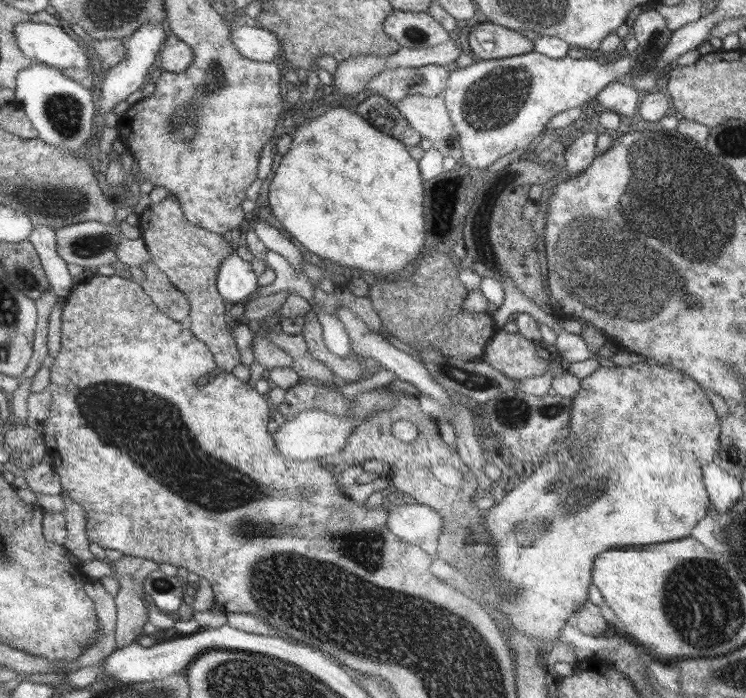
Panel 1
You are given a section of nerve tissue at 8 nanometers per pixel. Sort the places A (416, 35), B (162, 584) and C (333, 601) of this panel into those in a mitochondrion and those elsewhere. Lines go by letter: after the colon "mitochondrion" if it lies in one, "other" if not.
A: mitochondrion
B: mitochondrion
C: mitochondrion

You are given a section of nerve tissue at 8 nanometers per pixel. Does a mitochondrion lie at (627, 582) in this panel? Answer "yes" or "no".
no

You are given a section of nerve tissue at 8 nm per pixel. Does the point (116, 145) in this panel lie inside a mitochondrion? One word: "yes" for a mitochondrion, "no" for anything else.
no

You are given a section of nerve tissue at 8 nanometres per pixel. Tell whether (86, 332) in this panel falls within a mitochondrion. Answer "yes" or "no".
no

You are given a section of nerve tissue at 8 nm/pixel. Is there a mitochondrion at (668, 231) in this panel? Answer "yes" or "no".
yes

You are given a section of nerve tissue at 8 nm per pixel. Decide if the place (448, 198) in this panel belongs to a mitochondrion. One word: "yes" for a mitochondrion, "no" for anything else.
no

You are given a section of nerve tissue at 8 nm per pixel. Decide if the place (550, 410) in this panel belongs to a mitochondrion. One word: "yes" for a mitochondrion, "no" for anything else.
yes

